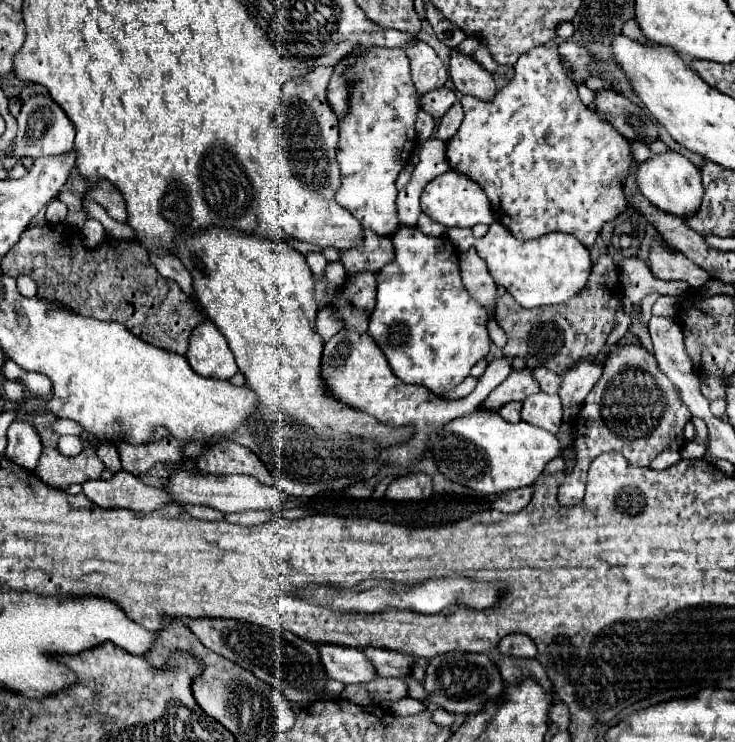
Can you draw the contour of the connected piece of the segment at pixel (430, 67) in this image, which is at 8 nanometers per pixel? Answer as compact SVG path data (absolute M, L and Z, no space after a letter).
M424 40L410 42L410 46L406 46L406 56L410 58L412 80L420 94L442 88L446 84L448 70L430 44L426 44Z

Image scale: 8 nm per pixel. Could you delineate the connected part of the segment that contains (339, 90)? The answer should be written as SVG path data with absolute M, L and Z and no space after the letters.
M338 64L334 74L332 74L332 80L330 80L330 86L328 86L328 102L332 106L332 110L340 116L346 114L346 106L348 106L348 90L346 90L346 80L342 78L342 72L346 70L344 64Z

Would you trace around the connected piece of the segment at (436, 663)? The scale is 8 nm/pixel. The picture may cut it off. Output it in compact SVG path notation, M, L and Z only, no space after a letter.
M450 652L438 654L426 666L426 676L422 680L428 700L434 706L440 706L452 714L472 714L482 708L486 698L496 698L502 694L502 678L494 662L486 654L470 654L470 652Z

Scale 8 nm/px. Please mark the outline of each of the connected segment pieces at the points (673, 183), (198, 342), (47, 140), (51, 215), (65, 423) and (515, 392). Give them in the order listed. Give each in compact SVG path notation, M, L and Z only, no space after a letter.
M666 150L664 154L656 154L646 162L638 164L636 170L636 182L640 192L660 210L670 212L674 216L686 218L698 210L702 200L702 182L700 182L700 170L680 152Z
M210 320L192 330L186 360L196 374L206 378L230 380L238 372L234 354L230 352L226 338Z
M30 96L28 100L22 102L20 114L18 114L18 136L14 144L14 154L16 156L30 156L30 158L40 158L40 156L54 156L54 154L64 154L74 148L74 124L66 116L66 112L50 98L50 96Z
M55 199L47 205L45 219L50 224L63 222L66 217L67 211L67 205L61 202L59 199Z
M62 418L54 424L54 430L60 432L60 434L74 434L74 436L80 436L80 434L84 432L76 422L72 422L72 420L62 420Z
M522 368L522 370L512 370L498 388L492 390L492 394L482 402L484 408L488 410L500 410L502 404L506 402L522 402L532 394L540 392L540 382L534 378L532 368Z

